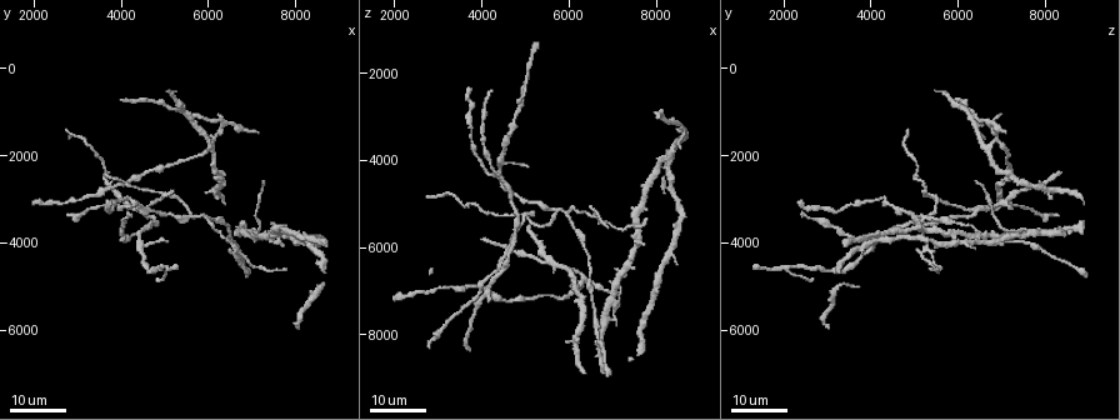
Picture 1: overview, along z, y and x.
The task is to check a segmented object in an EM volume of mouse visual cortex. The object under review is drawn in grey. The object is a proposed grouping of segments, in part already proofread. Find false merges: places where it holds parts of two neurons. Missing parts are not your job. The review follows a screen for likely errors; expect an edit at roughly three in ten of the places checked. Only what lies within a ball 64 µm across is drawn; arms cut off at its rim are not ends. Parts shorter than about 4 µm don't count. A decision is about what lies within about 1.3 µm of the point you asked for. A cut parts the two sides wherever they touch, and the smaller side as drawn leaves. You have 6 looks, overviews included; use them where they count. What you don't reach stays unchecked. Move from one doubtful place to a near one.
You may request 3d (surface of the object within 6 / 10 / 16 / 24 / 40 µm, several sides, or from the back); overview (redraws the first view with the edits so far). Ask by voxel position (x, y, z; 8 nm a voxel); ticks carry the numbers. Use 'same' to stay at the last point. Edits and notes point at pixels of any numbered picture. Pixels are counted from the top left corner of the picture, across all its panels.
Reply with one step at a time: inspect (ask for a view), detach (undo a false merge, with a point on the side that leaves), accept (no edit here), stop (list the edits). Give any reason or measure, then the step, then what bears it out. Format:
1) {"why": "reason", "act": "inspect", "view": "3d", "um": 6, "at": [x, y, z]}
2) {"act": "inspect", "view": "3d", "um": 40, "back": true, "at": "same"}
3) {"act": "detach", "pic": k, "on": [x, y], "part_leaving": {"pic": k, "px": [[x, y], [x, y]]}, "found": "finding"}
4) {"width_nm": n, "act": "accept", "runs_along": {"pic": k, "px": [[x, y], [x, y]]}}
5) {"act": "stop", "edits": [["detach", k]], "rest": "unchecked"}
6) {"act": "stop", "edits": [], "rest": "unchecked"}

{"act": "inspect", "view": "3d", "um": 24, "at": [5000, 4650, 2050]}

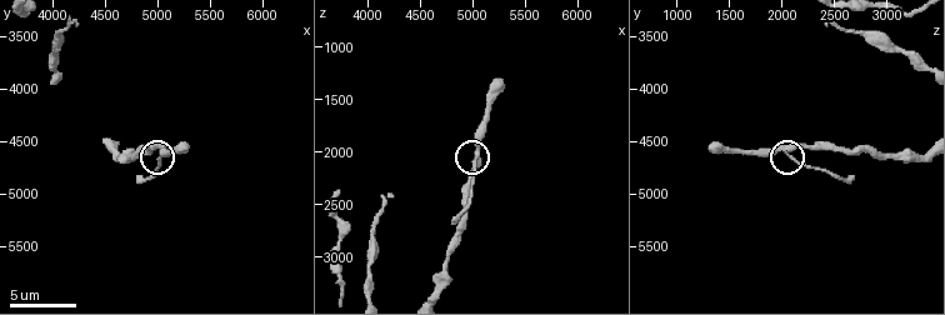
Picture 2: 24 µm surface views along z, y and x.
{"act": "inspect", "view": "3d", "um": 10, "at": [5000, 4660, 2120]}

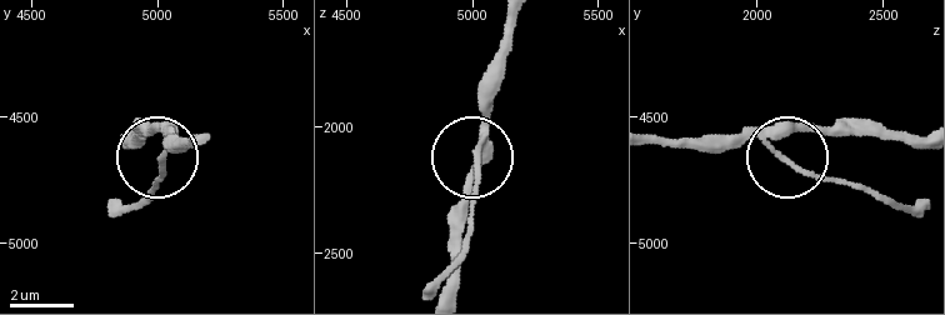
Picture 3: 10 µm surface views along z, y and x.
{"act": "inspect", "view": "3d", "um": 6, "at": [5020, 4670, 2100]}

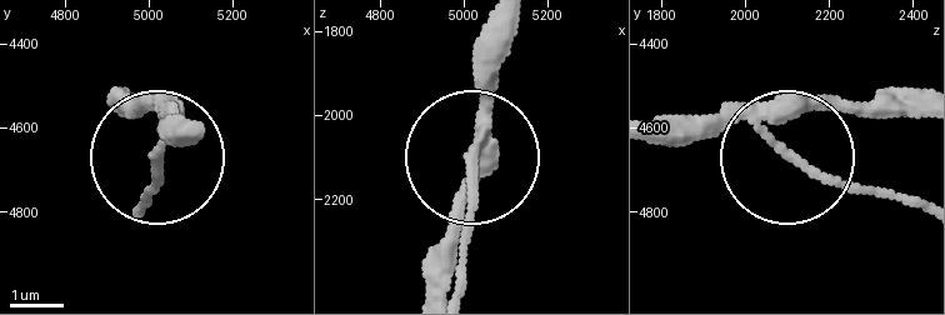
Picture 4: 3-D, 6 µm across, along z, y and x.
{"arms": 3, "act": "accept", "found": "one neuron here"}

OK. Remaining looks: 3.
{"act": "inspect", "view": "3d", "um": 24, "at": [4550, 4100, 4050]}

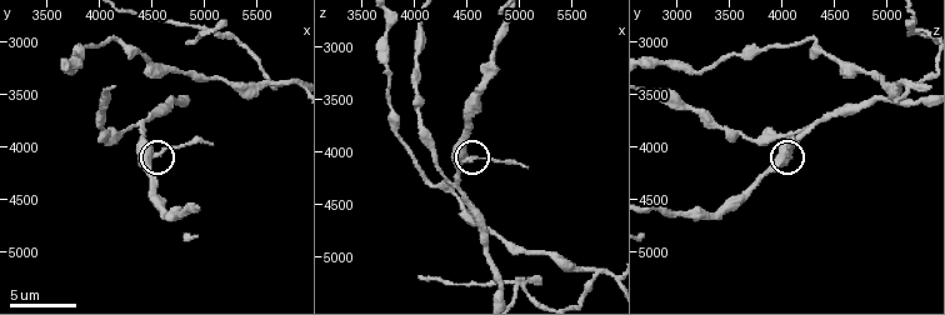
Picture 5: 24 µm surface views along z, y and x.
{"why": "zoom in", "act": "inspect", "view": "3d", "um": 6, "at": [4500, 4100, 4060]}

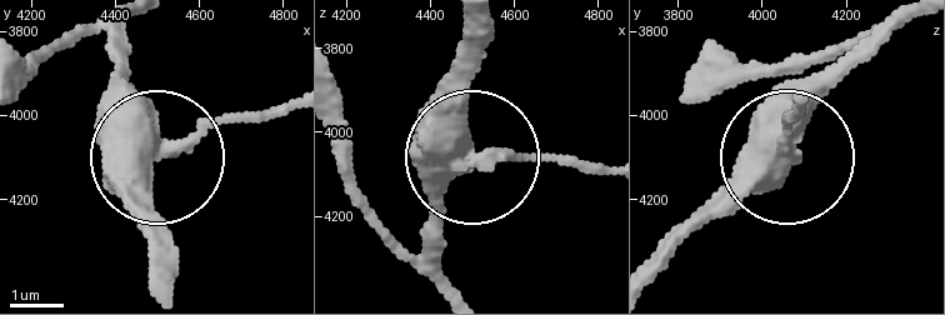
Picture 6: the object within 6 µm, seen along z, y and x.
{"act": "inspect", "view": "3d", "um": 6, "back": true, "at": [4510, 4075, 4050]}

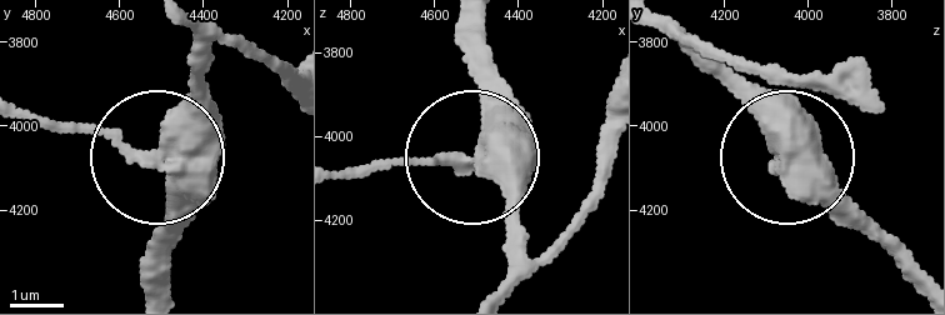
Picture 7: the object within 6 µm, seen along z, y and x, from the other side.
{"act": "accept", "runs_along": {"pic": 7, "px": [[501, 279], [505, 211], [474, 166], [385, 158], [344, 171]]}, "found": "continuous, no second neuron"}

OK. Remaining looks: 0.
{"act": "stop", "edits": [], "rest": "unchecked"}

